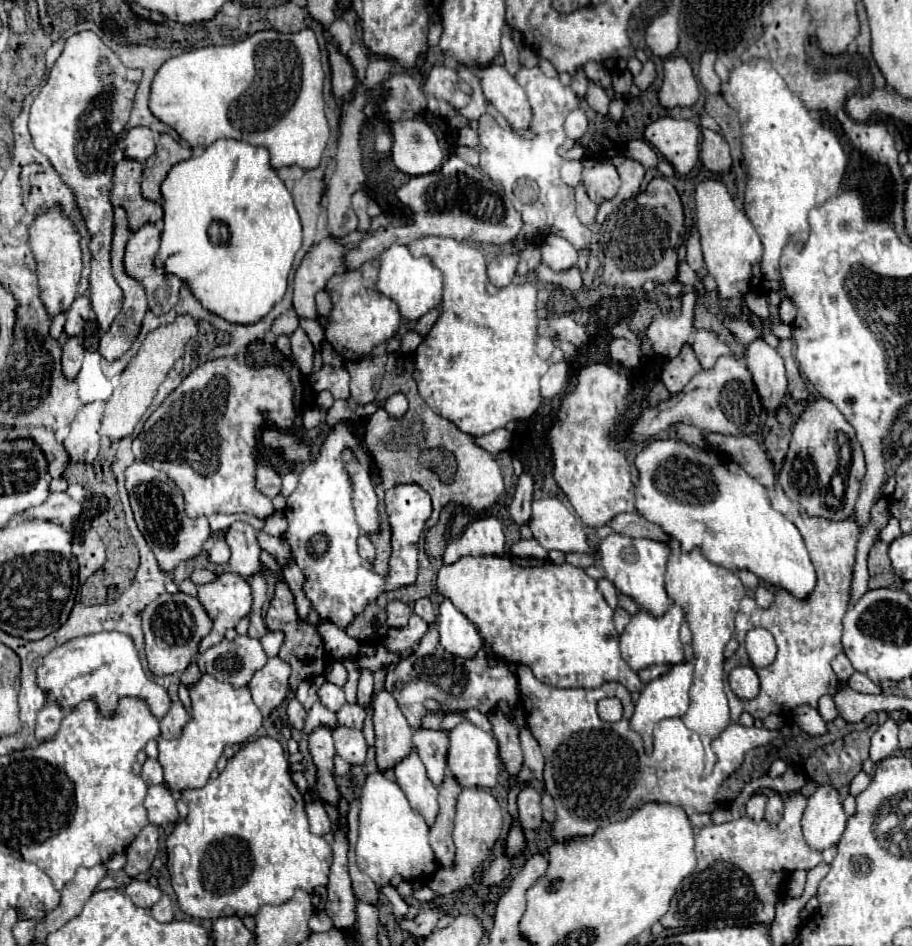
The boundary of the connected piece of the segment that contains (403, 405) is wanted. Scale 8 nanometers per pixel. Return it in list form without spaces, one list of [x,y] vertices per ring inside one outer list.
[[[396,393],[394,397],[384,399],[382,407],[384,407],[384,411],[386,411],[390,417],[400,419],[400,417],[406,413],[406,409],[408,409],[408,399],[406,399],[402,393]]]

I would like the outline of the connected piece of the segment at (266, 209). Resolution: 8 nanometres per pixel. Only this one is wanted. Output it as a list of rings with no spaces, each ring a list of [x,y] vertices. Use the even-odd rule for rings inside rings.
[[[218,139],[206,147],[200,157],[190,157],[170,169],[170,175],[162,181],[162,199],[164,227],[154,265],[162,267],[164,273],[180,277],[206,311],[226,319],[228,323],[250,325],[266,317],[284,297],[294,255],[302,245],[298,211],[286,185],[270,167],[268,151],[246,141]],[[212,221],[220,221],[228,227],[230,239],[226,243],[212,243],[208,235]]]

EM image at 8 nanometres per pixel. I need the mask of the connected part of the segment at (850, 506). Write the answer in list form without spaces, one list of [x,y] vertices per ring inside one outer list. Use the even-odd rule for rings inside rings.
[[[816,399],[812,401],[802,417],[796,421],[792,429],[790,449],[784,459],[778,483],[786,491],[786,495],[798,503],[806,515],[810,517],[824,517],[824,519],[848,519],[854,511],[854,503],[858,499],[860,481],[866,473],[864,453],[856,439],[854,427],[844,419],[844,415],[828,401],[828,399]],[[846,467],[842,479],[844,479],[844,499],[836,501],[830,495],[830,481],[836,473],[840,473]]]

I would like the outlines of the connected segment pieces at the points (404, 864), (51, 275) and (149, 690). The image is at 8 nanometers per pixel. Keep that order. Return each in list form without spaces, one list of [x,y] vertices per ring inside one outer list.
[[[376,771],[366,777],[360,793],[360,827],[356,841],[356,865],[366,873],[378,887],[390,885],[394,875],[402,875],[406,881],[428,879],[438,869],[434,863],[434,851],[428,843],[428,825],[410,805],[396,781],[386,779],[384,773]]]
[[[54,207],[32,223],[30,249],[38,267],[38,289],[42,291],[42,303],[46,303],[48,315],[56,317],[72,305],[78,291],[78,281],[82,273],[80,235],[76,233],[76,227],[62,215],[60,207]]]
[[[124,633],[84,635],[56,647],[50,655],[40,659],[40,667],[36,669],[36,685],[46,695],[50,693],[64,711],[74,709],[84,699],[92,699],[98,703],[100,713],[110,717],[114,715],[118,701],[124,697],[144,699],[156,719],[162,719],[162,715],[170,709],[168,693],[144,671],[132,639]]]

